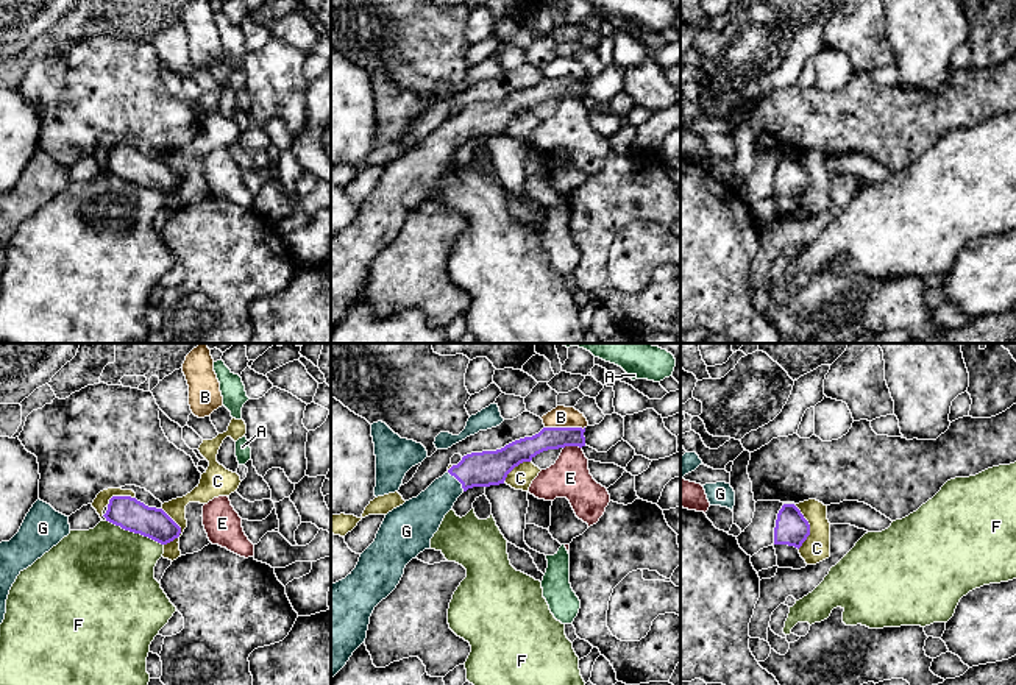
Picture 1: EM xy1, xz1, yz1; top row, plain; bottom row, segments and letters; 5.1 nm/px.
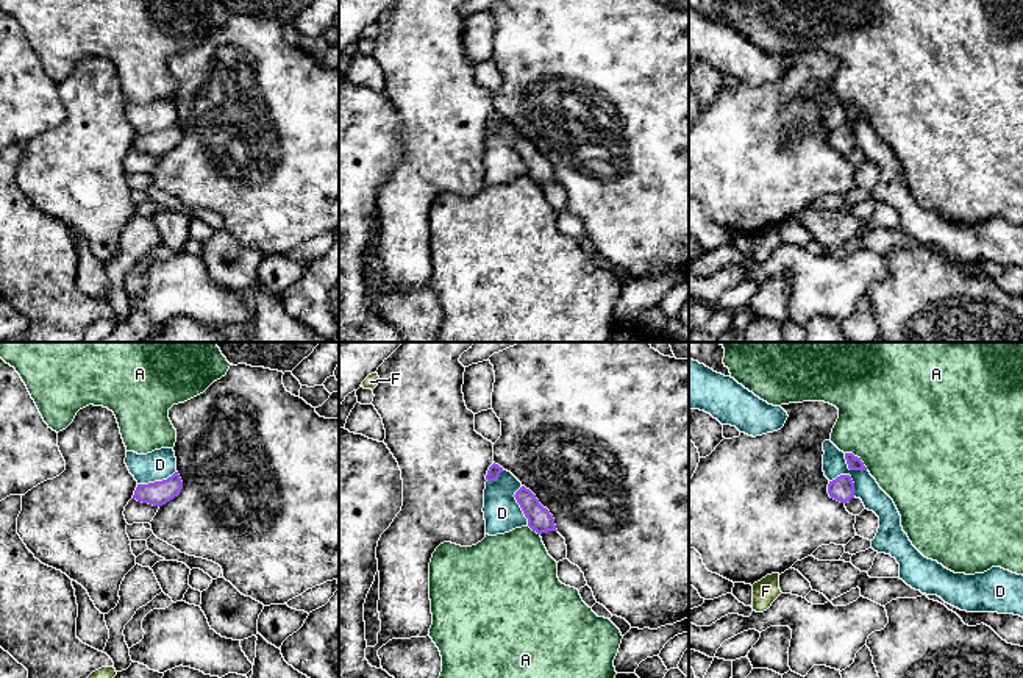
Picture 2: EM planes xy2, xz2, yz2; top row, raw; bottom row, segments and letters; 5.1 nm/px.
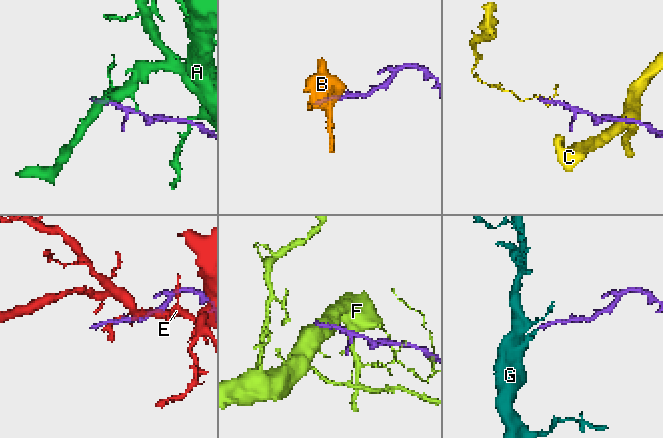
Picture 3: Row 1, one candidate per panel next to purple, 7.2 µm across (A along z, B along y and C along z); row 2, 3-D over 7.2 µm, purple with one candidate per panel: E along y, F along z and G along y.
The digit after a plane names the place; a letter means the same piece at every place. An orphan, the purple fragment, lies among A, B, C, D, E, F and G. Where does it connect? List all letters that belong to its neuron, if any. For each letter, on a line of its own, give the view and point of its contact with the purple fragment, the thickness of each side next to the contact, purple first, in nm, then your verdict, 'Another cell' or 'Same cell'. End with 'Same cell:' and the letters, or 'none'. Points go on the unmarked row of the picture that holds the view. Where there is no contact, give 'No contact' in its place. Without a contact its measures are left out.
A: Touches purple at yz2 (858, 108). Thickness 70 nm (purple) against 480 nm. Another cell
B: Touches purple at xz1 (565, 78). Thickness 120 nm (purple) against 110 nm. Another cell
C: Touches purple at xy1 (180, 178). Thickness 160 nm (purple) against 120 nm. Another cell
D: Touches purple at yz2 (850, 127). Thickness 130 nm (purple) against 130 nm. Another cell
E: Touches purple at xz1 (571, 95). Thickness 120 nm (purple) against 220 nm. Another cell
F: Touches purple at xy1 (134, 183). Thickness 160 nm (purple) against 480 nm. Another cell
G: Touches purple at xz1 (458, 130). Thickness 180 nm (purple) against 190 nm. Same cell
Same cell: G

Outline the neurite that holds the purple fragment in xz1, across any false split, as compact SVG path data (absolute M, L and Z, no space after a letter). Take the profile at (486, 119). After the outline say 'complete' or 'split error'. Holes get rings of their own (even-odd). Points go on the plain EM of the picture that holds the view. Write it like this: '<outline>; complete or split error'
M543 78L501 100L467 105L417 148L389 162L356 218L331 234L331 329L365 293L375 257L396 239L406 215L431 198L431 189L464 142L504 134L515 117L543 101L582 98L584 83L585 78Z; split error

